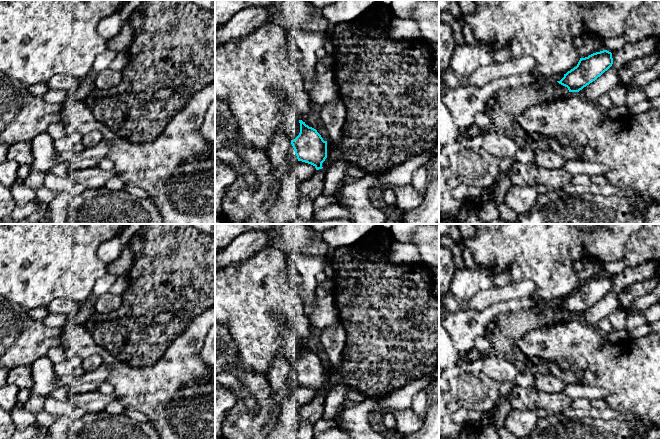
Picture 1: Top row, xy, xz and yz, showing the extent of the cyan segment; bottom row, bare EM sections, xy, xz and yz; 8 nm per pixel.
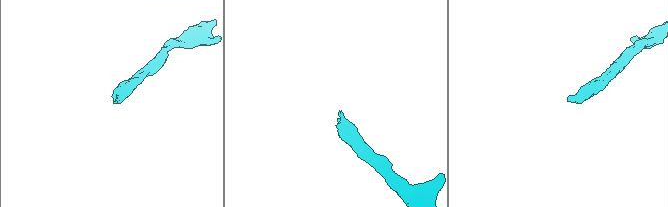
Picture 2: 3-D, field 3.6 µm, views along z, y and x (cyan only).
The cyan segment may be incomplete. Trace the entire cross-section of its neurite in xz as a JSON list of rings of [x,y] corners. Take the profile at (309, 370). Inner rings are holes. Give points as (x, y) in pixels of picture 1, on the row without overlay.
[[[276,315],[278,331],[283,336],[285,358],[291,364],[298,385],[313,389],[316,394],[322,393],[322,387],[327,382],[327,365],[324,365],[316,353],[299,344],[293,333],[287,332],[283,320]]]

